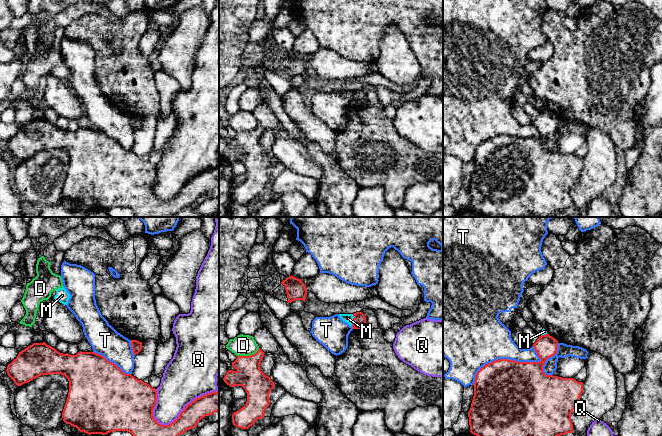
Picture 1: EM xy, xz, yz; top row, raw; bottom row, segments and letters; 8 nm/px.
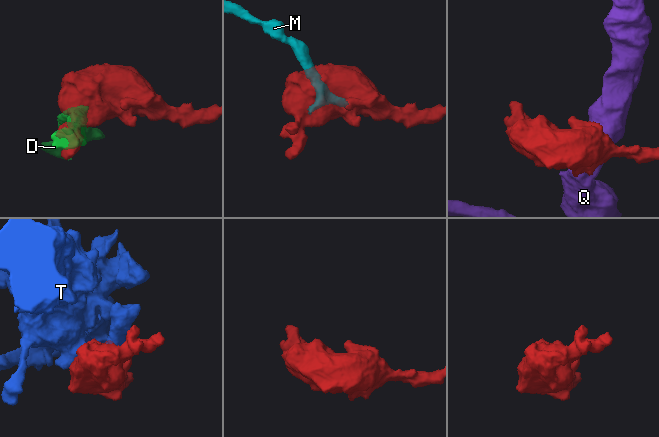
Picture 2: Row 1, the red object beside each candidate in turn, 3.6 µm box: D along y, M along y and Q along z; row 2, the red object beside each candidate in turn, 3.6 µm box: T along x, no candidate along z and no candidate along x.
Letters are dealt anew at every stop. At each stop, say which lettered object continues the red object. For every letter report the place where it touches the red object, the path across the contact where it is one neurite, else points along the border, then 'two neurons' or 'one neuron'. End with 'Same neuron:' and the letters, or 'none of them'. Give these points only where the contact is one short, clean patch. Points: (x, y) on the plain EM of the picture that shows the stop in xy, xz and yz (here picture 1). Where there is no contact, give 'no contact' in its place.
D: meets red in xz at (248, 132); two neurons
M: meets red in xz at (353, 96); border along xz (353, 90), (351, 101); two neurons
Q: meets red in xy at (184, 185); two neurons
T: meets red in yz at (503, 135); two neurons
Same neuron: none of them

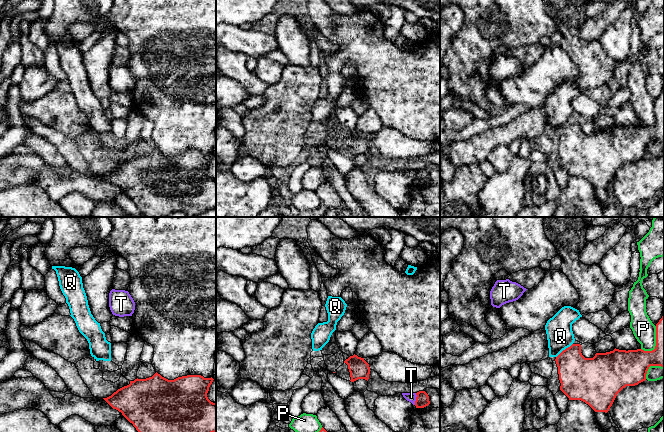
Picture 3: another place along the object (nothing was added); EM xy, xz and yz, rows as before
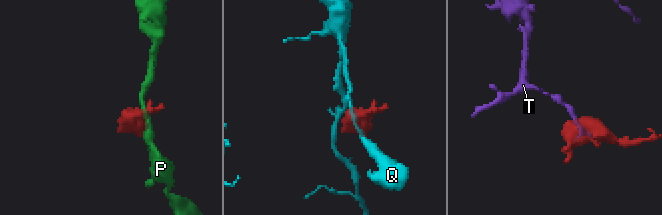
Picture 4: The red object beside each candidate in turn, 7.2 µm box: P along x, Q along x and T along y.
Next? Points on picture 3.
P: meets red in yz at (656, 119); two neurons
Q: meets red in yz at (565, 125); border along yz (572, 119), (556, 133); two neurons
T: meets red in xz at (416, 175); border along xz (416, 169), (414, 180); two neurons
Same neuron: none of them

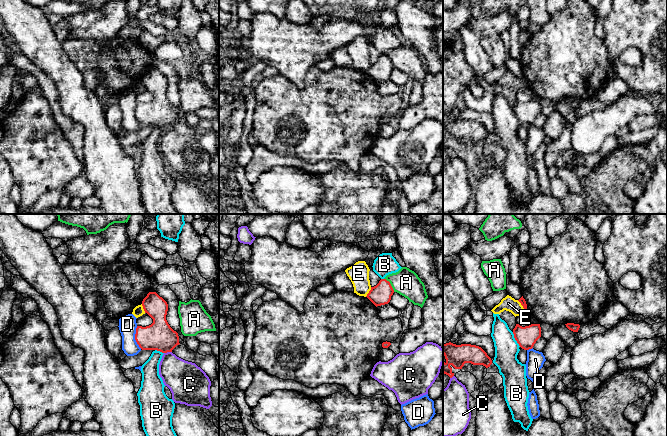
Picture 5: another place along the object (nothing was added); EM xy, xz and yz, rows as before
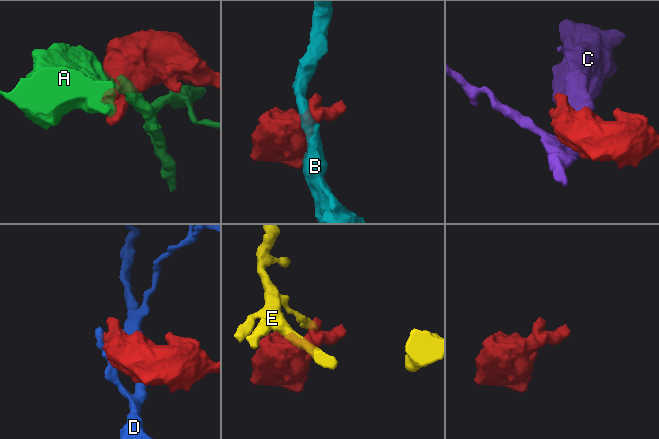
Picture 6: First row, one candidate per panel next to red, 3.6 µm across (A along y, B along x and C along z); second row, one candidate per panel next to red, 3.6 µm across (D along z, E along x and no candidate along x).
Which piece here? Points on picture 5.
A: meets red in xz at (390, 60); two neurons
B: meets red in yz at (515, 115); two neurons
C: meets red in xy at (167, 127); two neurons
D: meets red in xy at (135, 113); border along xy (136, 102), (135, 117), (141, 124); two neurons
E: meets red in yz at (521, 80); border along yz (517, 76), (526, 86); two neurons
Same neuron: none of them

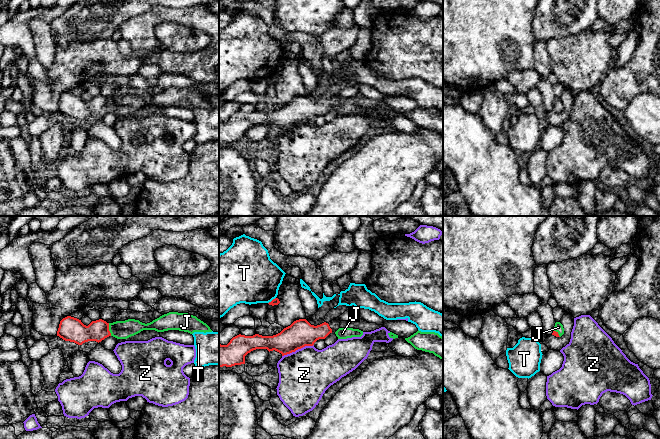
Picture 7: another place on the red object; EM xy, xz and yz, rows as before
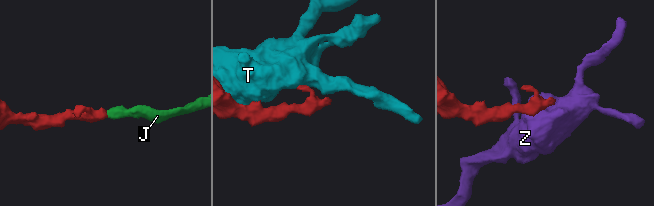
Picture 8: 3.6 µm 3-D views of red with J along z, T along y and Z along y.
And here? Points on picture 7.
J: meets red in xy at (108, 105); runs through xy (77, 108), (108, 105), (120, 105); one neuron
T: meets red in xz at (272, 76); two neurons
Z: meets red in xz at (297, 125); border along xz (313, 120), (303, 122), (282, 132); two neurons
Same neuron: J

